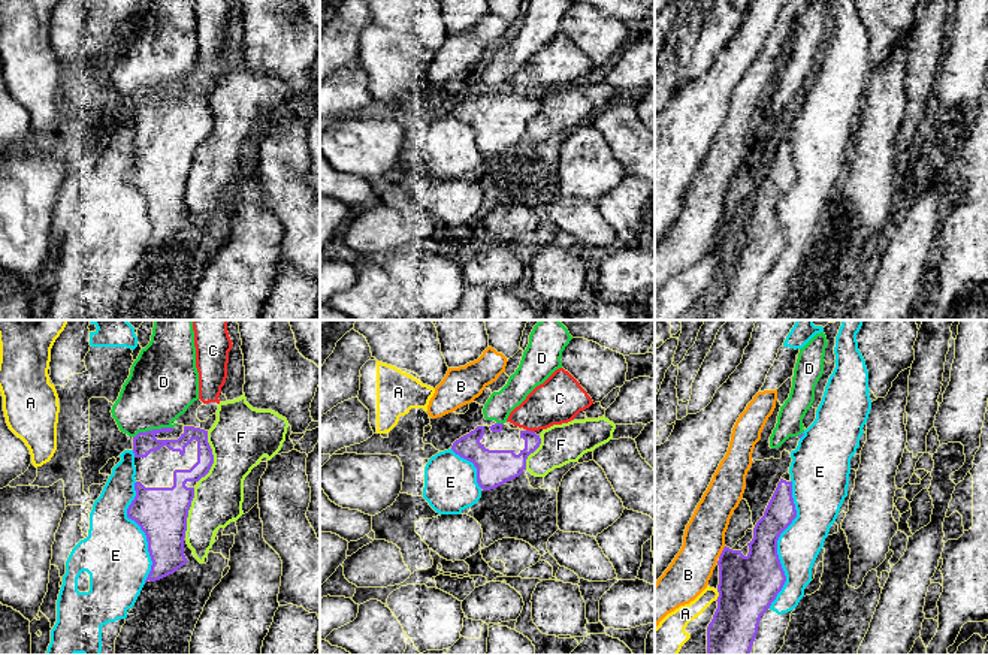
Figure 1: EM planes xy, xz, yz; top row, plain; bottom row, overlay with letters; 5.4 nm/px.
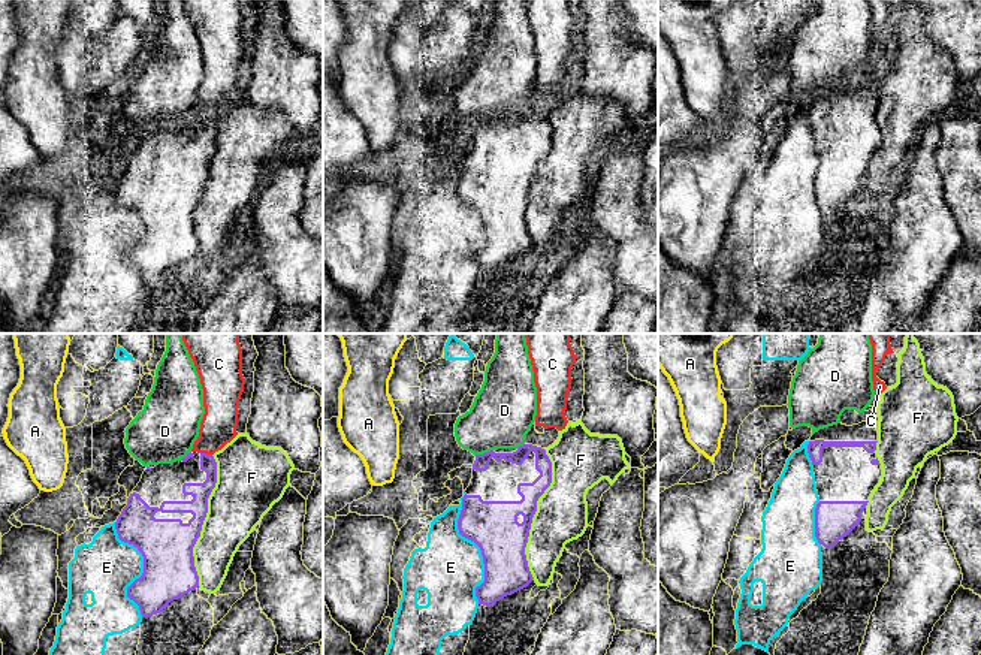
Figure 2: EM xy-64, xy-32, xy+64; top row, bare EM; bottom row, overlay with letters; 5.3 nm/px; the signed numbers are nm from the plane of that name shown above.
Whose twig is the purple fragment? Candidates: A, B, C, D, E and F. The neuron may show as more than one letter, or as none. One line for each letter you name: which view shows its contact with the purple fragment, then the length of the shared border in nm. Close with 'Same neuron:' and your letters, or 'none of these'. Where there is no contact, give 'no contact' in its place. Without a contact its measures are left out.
Same neuron: none of these

